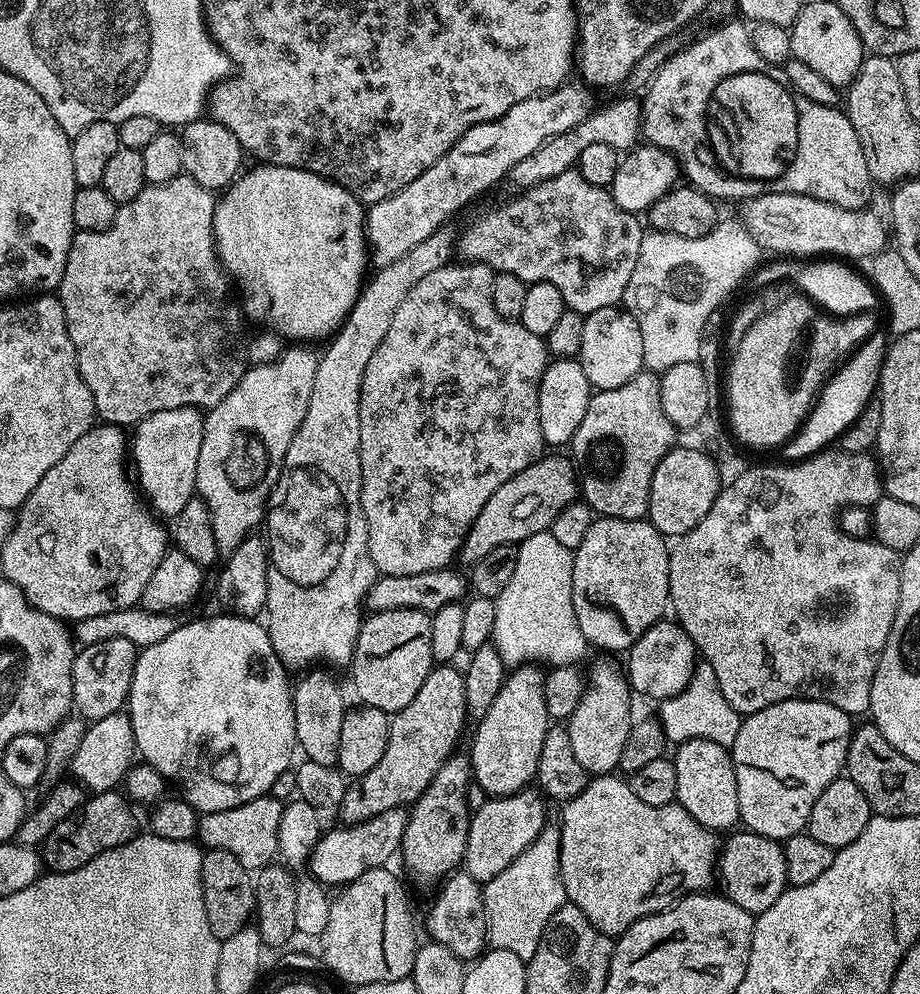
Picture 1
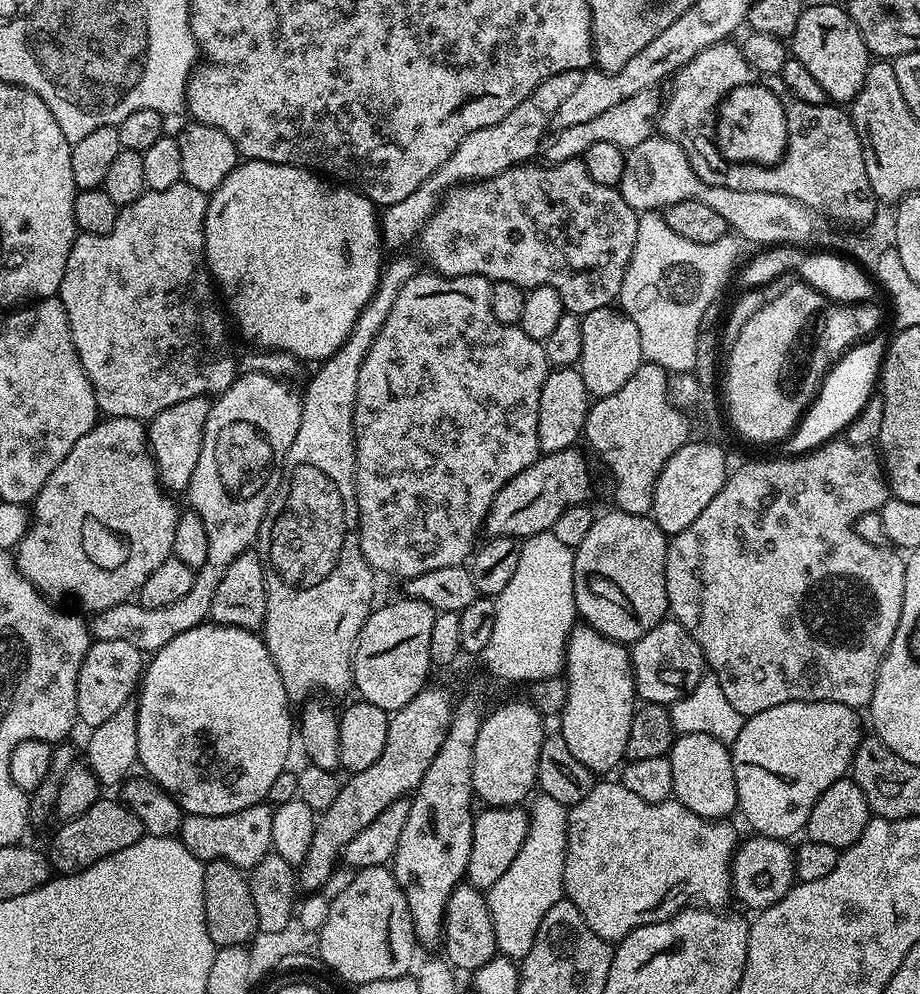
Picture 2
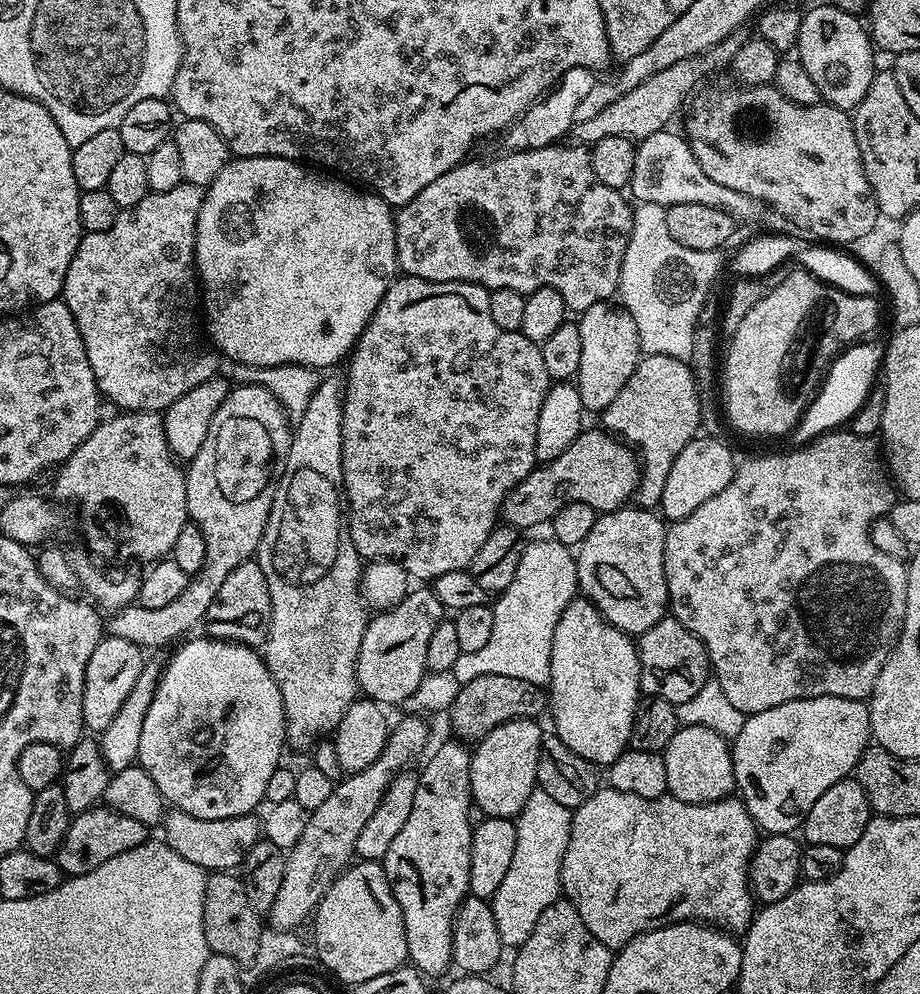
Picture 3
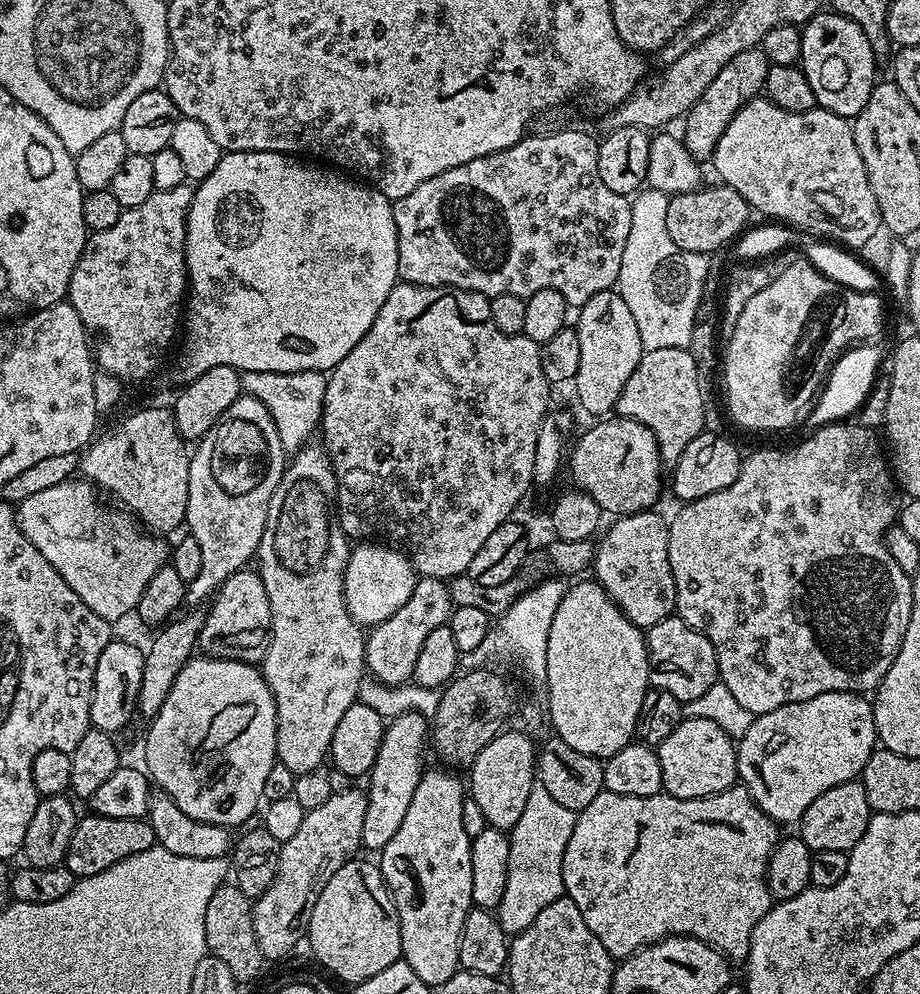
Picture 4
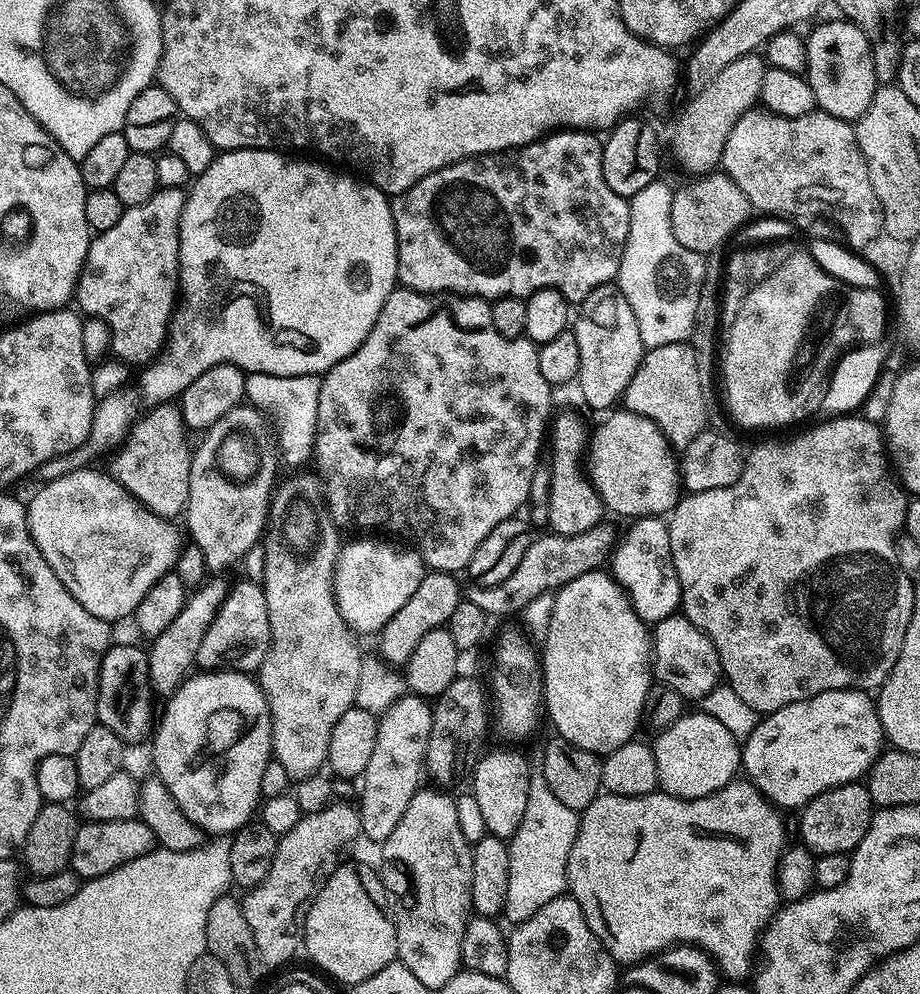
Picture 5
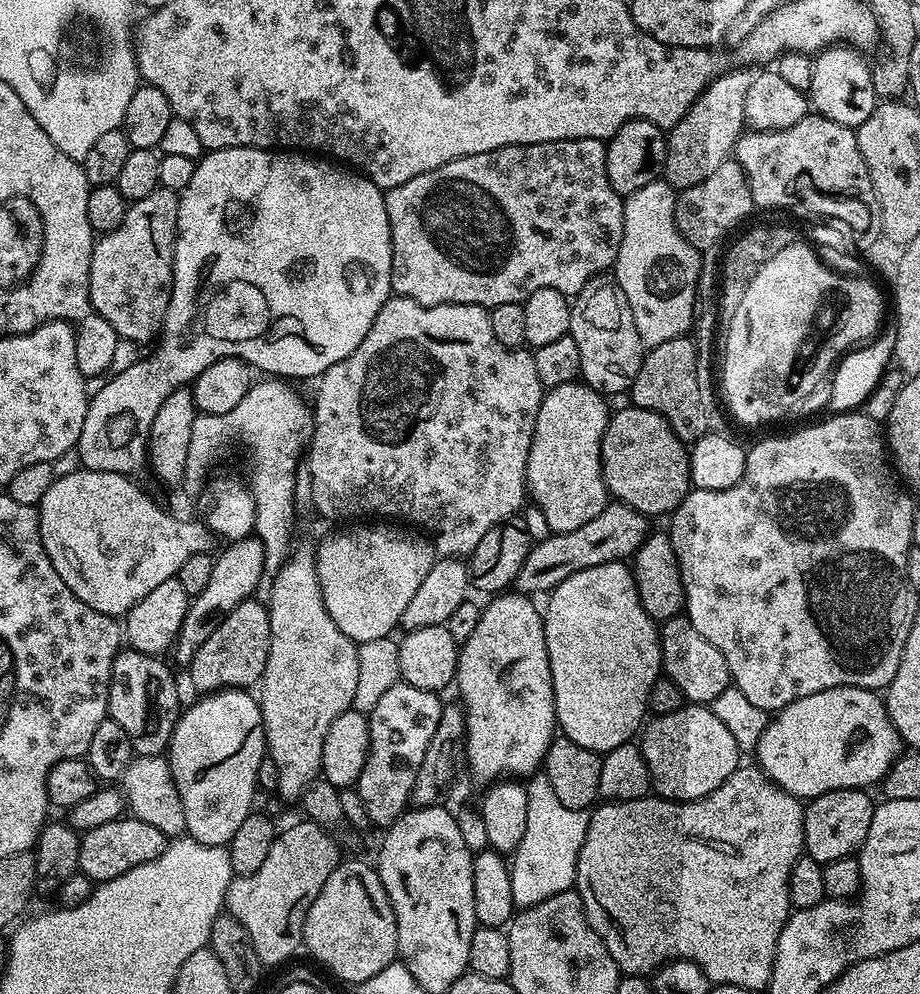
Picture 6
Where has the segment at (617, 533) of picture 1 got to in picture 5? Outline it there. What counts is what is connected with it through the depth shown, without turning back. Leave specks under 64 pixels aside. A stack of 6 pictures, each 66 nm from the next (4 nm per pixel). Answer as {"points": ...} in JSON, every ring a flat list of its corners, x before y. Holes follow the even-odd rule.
{"points":[[641,516,628,533,623,533,611,557,611,575,616,577,631,600,638,618,655,626,662,618,677,615,680,603,680,583,674,558,670,554,670,534,668,525,658,516]]}

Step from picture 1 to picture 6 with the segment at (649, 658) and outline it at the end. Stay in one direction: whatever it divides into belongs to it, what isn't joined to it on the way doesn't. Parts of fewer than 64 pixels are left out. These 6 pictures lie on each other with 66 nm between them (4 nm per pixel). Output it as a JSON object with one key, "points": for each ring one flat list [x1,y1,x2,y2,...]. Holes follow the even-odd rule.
{"points":[[687,615,671,616,663,621,659,634,663,675,672,680,685,701,708,706,722,690,730,687,732,675,726,666,726,658,722,658,718,646,706,642,706,638,694,630,694,622,690,622]]}

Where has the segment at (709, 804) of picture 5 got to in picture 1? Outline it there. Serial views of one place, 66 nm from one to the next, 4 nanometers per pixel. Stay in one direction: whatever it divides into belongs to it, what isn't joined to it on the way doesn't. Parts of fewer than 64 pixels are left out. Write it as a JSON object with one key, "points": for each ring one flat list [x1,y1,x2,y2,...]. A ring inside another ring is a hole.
{"points":[[600,774,589,779,588,784,572,800,563,805,564,813,558,819,560,829,560,881,564,884,564,895,567,903,578,906,582,914,597,928,599,932,604,932,613,938,619,937,621,932,626,931,634,922,638,922,647,916,653,916,656,912,662,912,665,908,671,908,681,896,689,894,700,894,714,884,714,873,718,868,718,840,717,833,711,828,704,828,679,802,673,802,666,806,646,806,646,802,641,802,634,795,634,790,630,790,627,779,616,774]]}

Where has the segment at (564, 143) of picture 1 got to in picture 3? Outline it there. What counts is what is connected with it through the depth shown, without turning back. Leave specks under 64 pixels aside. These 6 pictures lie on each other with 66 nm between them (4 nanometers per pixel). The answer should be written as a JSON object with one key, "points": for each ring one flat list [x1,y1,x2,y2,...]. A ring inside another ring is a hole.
{"points":[[740,34,727,36,709,52,684,58,684,60,680,60,662,72,652,74,642,84,638,84,636,88,602,108,593,118,577,121,572,131,573,139,577,143,591,146,602,141,603,138,626,137,631,140,641,140,650,134,663,131,669,125,667,123,681,108,684,99,686,102,693,95,691,92,698,82,710,72,722,66,727,67,734,58,734,54,738,54,744,41,745,37]]}

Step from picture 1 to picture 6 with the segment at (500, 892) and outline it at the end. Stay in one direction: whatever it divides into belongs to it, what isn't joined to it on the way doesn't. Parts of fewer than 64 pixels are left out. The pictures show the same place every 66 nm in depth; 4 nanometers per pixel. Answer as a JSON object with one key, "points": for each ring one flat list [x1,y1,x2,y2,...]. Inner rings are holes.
{"points":[[542,774,533,775,526,787,526,834,522,834,522,842,518,842,510,856,510,890,514,890,514,902,520,910,559,892,567,892,575,885,576,863,586,838,589,818,585,809,562,806,554,786,550,786,550,778]]}

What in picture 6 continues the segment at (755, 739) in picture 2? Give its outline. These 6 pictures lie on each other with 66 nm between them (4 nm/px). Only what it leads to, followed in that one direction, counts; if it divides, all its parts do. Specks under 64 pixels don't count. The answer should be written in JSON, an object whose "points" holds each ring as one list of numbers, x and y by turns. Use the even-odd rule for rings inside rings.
{"points":[[847,684,841,688,831,688,830,690,818,690,818,694,806,694,806,698,798,698,790,702,785,708,780,709,769,719,766,730,758,742,754,753,755,759,758,758,759,767,764,769,764,773,776,783,782,790,786,790,792,796,801,798,811,798,821,796,830,790,842,790,843,788,863,788,871,789,871,784,879,785,884,779,884,775,890,770,890,766,902,754,902,741,894,722,888,713,888,706,885,697,879,691,870,688,856,688,852,684]]}

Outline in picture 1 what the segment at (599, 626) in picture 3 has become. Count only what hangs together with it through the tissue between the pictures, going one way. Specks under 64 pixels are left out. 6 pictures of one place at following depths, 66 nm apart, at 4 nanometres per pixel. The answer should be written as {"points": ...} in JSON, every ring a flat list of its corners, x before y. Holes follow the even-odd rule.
{"points":[[600,660,586,672,584,691,580,693,580,701,566,721,570,734,570,746,574,746,574,754,578,762,590,774,612,774,619,769,619,759,626,743,628,732,632,728,633,693,627,675,616,664,608,660]]}

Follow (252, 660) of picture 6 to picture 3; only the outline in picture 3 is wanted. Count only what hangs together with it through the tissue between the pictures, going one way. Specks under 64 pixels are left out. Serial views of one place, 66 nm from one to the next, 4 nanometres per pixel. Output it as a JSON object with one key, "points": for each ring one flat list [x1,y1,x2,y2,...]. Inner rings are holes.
{"points":[[255,559,242,562,242,566,229,574,218,589,218,598,210,602,206,620,207,635,214,640,230,640,234,644,244,644,247,648,259,649,268,642,270,630,270,590,266,586,266,574,262,574,262,566]]}

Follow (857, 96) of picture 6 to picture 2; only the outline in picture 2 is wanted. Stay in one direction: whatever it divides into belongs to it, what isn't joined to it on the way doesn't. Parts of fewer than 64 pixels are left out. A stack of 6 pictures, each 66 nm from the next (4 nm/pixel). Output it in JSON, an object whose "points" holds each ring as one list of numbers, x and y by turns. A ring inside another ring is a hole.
{"points":[[809,3,798,18,798,26,794,26,790,52,802,66,806,66,806,70,810,70,829,101,844,106,855,100,866,78,870,53,858,26,854,26,841,5,839,8,836,4]]}

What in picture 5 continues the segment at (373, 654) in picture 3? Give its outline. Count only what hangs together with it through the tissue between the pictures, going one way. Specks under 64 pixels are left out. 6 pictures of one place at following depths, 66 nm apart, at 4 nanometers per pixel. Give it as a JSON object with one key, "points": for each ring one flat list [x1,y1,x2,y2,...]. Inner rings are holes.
{"points":[[429,571,422,578,422,582,418,582,418,590,410,594,410,602,406,602,406,606,402,606,402,610,398,610,398,614,394,614,394,618,390,618,390,622,386,622,386,626,378,633,380,639,378,650,388,664,392,666,407,664,410,654,414,652,414,646,418,646,418,642,422,642,422,638,430,634,430,630,447,625,450,614,454,614,454,606,458,606,462,598,460,584,456,580,459,579,451,572]]}

